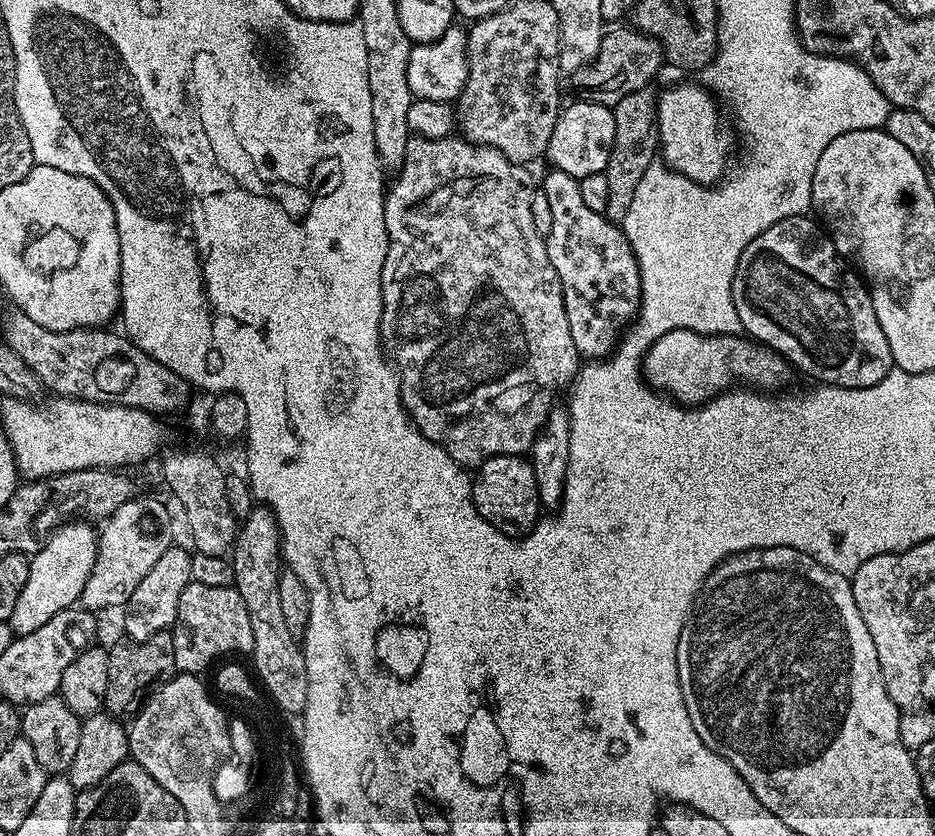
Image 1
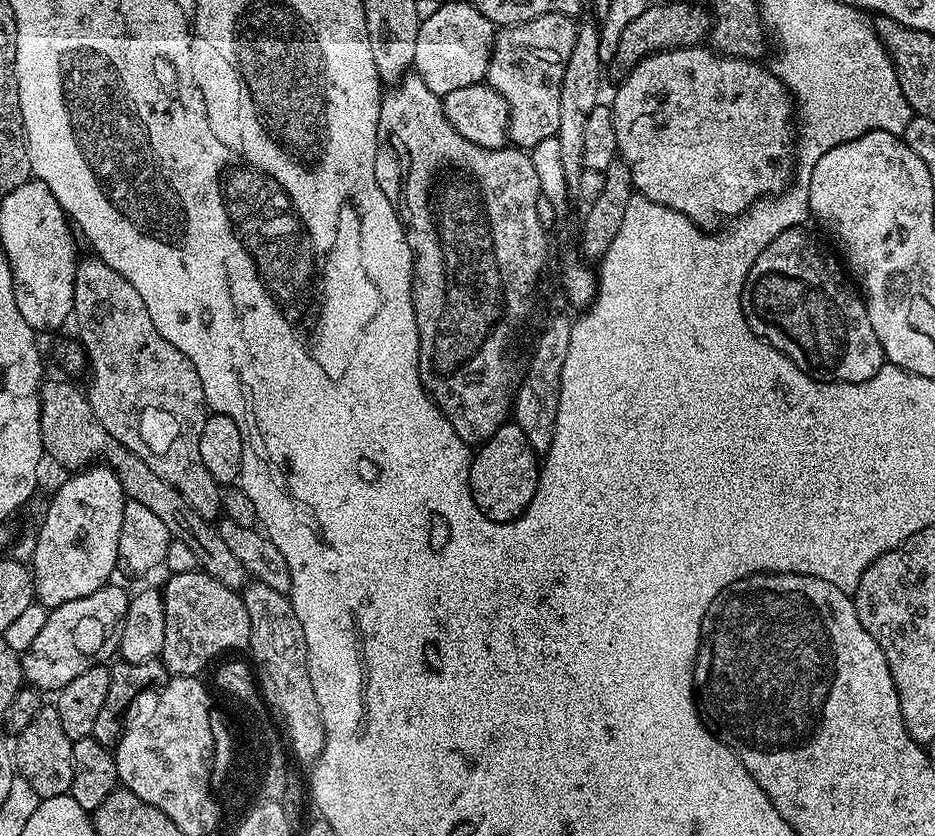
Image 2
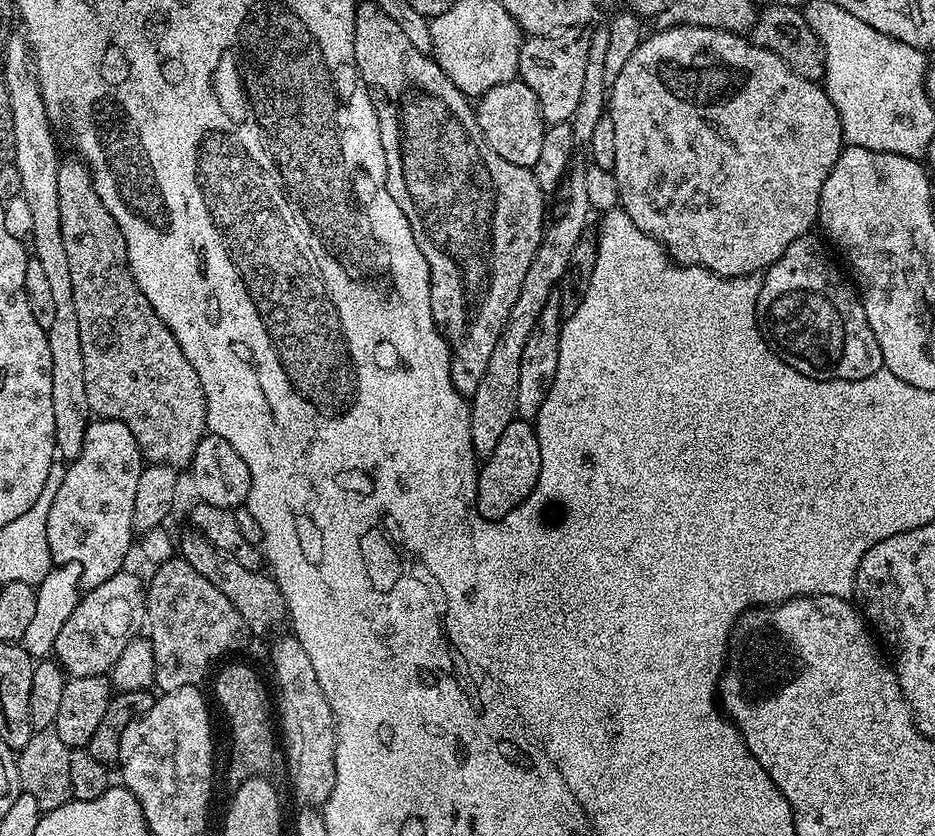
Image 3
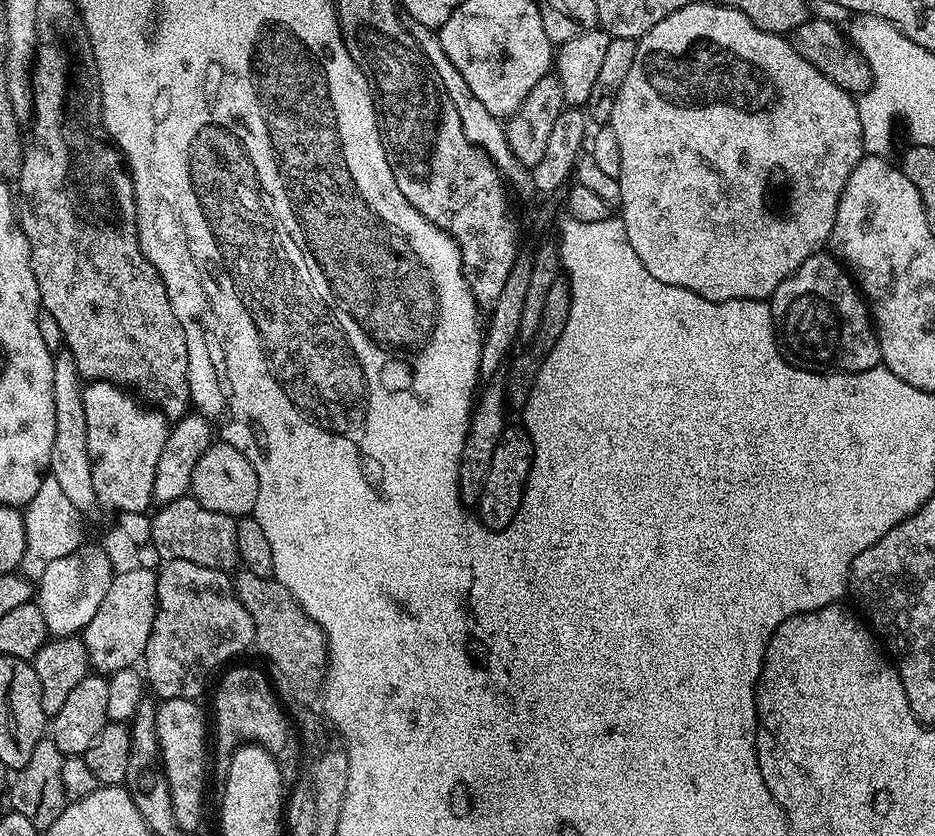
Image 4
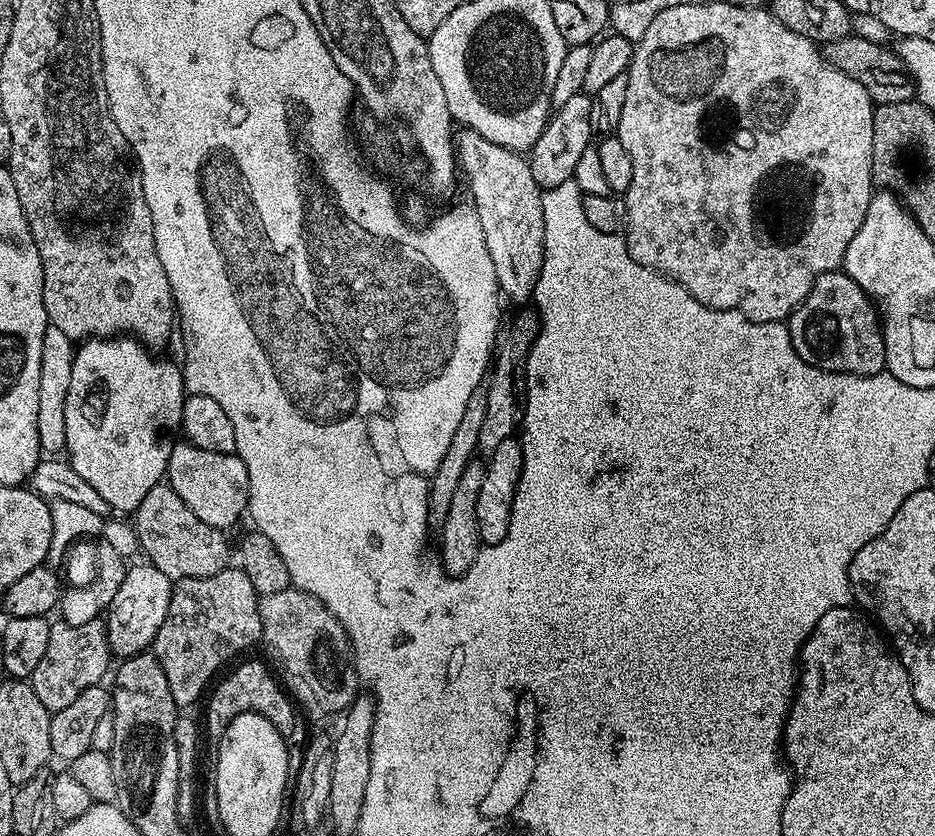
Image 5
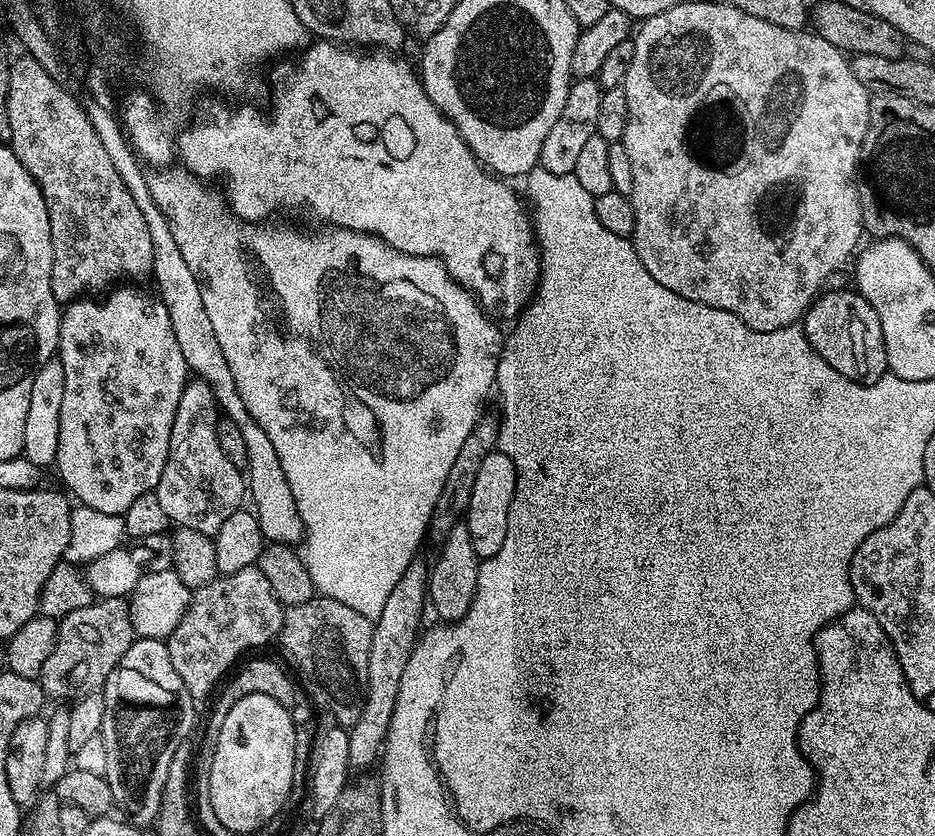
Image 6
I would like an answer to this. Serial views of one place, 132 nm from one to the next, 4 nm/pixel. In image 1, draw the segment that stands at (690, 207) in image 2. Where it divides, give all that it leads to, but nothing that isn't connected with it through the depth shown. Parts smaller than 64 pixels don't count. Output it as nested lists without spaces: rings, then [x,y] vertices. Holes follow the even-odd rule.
[[[699,82],[676,84],[659,93],[656,102],[658,152],[671,171],[701,186],[715,185],[725,175],[724,167],[732,156],[732,132],[724,125],[720,112],[722,108],[715,95]]]

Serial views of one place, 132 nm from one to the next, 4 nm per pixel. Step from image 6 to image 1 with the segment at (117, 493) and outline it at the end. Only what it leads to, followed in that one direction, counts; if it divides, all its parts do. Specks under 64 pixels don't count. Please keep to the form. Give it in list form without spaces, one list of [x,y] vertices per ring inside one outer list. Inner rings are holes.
[[[76,518],[54,529],[44,545],[32,553],[26,586],[22,586],[18,602],[14,602],[14,614],[10,621],[16,636],[34,634],[34,630],[38,630],[38,626],[46,626],[54,614],[73,607],[79,601],[86,578],[90,578],[90,570],[94,570],[97,543],[97,529],[91,523]]]

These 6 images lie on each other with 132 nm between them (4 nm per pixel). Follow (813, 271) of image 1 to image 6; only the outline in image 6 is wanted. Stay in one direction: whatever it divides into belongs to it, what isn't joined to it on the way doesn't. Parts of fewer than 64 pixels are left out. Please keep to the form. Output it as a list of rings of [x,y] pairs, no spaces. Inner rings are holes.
[[[825,291],[817,296],[804,313],[802,327],[810,346],[814,346],[814,350],[823,360],[830,362],[838,374],[856,380],[859,384],[873,384],[888,372],[882,322],[878,322],[874,306],[870,306],[870,302],[866,302],[859,291],[851,291]]]

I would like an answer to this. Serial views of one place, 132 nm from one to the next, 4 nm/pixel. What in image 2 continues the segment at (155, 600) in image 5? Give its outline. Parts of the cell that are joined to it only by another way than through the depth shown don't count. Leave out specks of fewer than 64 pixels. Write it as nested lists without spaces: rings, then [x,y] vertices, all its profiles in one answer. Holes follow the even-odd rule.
[[[112,587],[99,588],[94,594],[86,594],[86,598],[74,598],[74,602],[49,611],[44,627],[20,656],[23,679],[31,687],[44,694],[55,694],[74,682],[78,674],[86,674],[95,664],[104,664],[117,655],[130,596]]]

